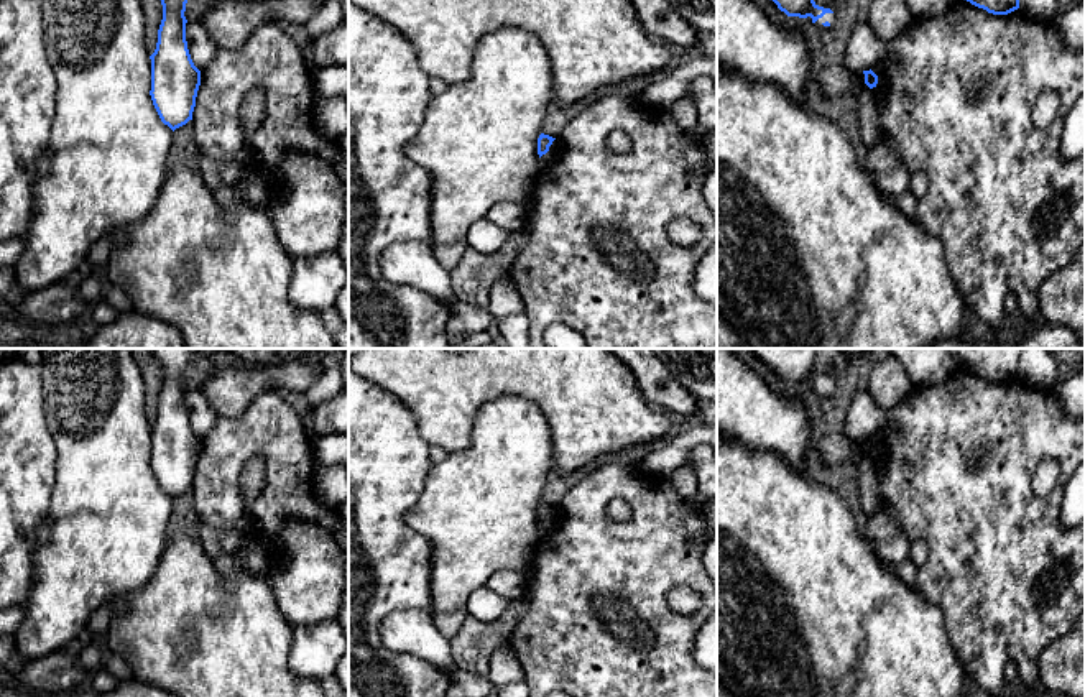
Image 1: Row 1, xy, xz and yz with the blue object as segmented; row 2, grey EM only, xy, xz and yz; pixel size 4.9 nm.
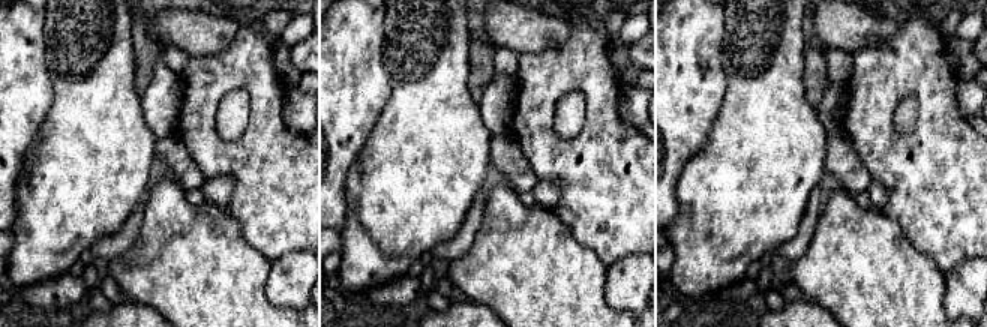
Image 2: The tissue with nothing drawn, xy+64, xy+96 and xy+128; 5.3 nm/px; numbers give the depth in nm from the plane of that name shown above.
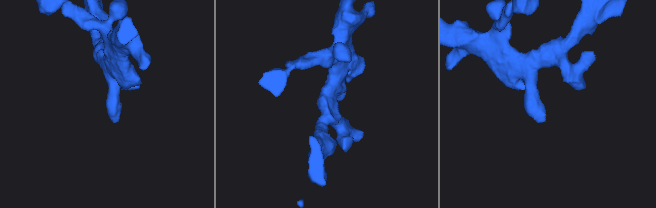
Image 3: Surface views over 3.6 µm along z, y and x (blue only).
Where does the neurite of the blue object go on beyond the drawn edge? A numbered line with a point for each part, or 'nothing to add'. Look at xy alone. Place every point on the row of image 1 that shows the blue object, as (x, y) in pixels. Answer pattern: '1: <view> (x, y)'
nothing to add

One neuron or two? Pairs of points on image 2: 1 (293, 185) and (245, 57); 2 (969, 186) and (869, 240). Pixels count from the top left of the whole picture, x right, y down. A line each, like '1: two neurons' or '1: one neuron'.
1: one neuron
2: two neurons

